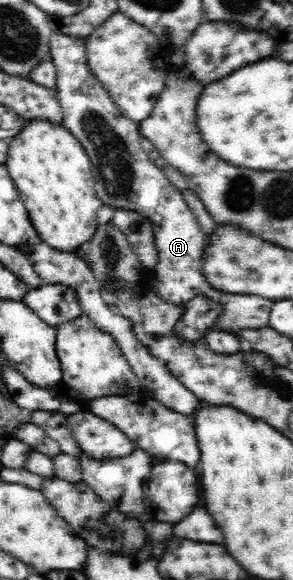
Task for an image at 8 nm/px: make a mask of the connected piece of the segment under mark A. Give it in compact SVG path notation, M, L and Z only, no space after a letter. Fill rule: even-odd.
M54 31L50 37L50 57L55 64L56 82L55 95L63 114L62 124L74 137L82 143L86 154L89 154L90 161L93 162L93 179L95 180L95 191L97 197L103 204L114 209L126 209L140 213L142 217L148 217L154 225L154 243L158 250L158 263L151 275L154 276L158 285L154 291L158 296L172 301L176 305L185 306L185 304L195 296L204 295L210 297L212 301L222 304L224 313L214 324L214 330L224 331L226 333L238 333L240 330L260 330L269 326L269 315L274 301L261 298L254 295L229 294L212 287L202 272L202 260L205 254L207 235L202 232L196 217L188 206L182 191L179 191L172 185L162 169L158 168L154 162L143 151L141 141L143 140L138 130L139 123L130 120L120 114L116 104L111 99L108 91L97 82L97 78L92 74L87 63L88 49L86 49L85 38L79 36L68 36L63 32Z

